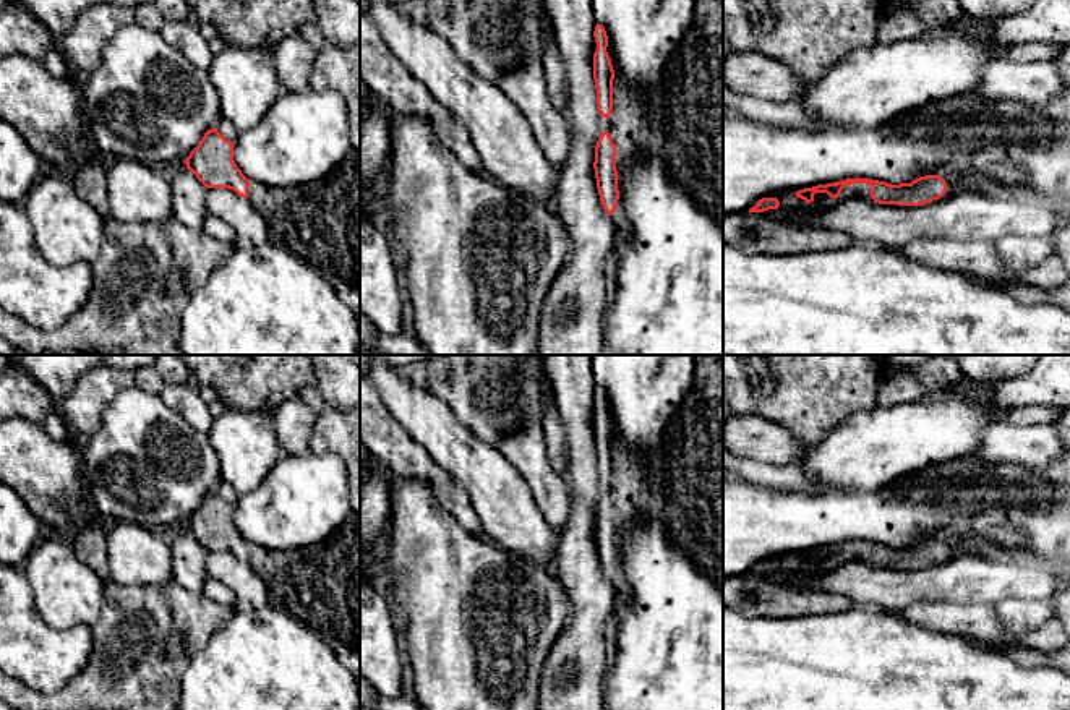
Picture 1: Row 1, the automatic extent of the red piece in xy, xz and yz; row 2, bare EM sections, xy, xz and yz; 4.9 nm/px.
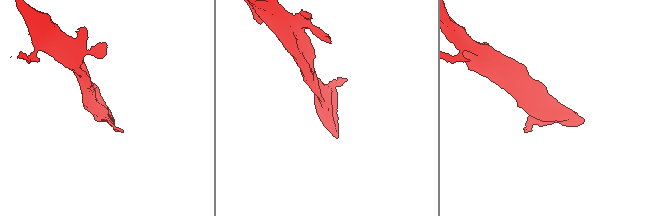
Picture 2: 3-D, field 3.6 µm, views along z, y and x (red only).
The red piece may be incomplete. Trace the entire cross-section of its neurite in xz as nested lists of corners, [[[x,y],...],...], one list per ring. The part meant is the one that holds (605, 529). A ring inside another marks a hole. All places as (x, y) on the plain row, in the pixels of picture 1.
[[[603,494],[595,509],[595,541],[600,564],[606,577],[614,575],[619,562],[618,533],[616,533],[616,509],[608,494]]]

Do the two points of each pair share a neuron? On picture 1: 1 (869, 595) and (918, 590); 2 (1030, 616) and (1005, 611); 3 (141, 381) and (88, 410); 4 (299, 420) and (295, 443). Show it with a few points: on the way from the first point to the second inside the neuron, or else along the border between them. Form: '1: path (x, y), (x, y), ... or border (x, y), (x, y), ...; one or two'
1: path (881, 590), (907, 590); one
2: path (1023, 616), (1012, 613); one
3: path (128, 380), (117, 380), (99, 397); one
4: path (295, 425), (295, 438); one

